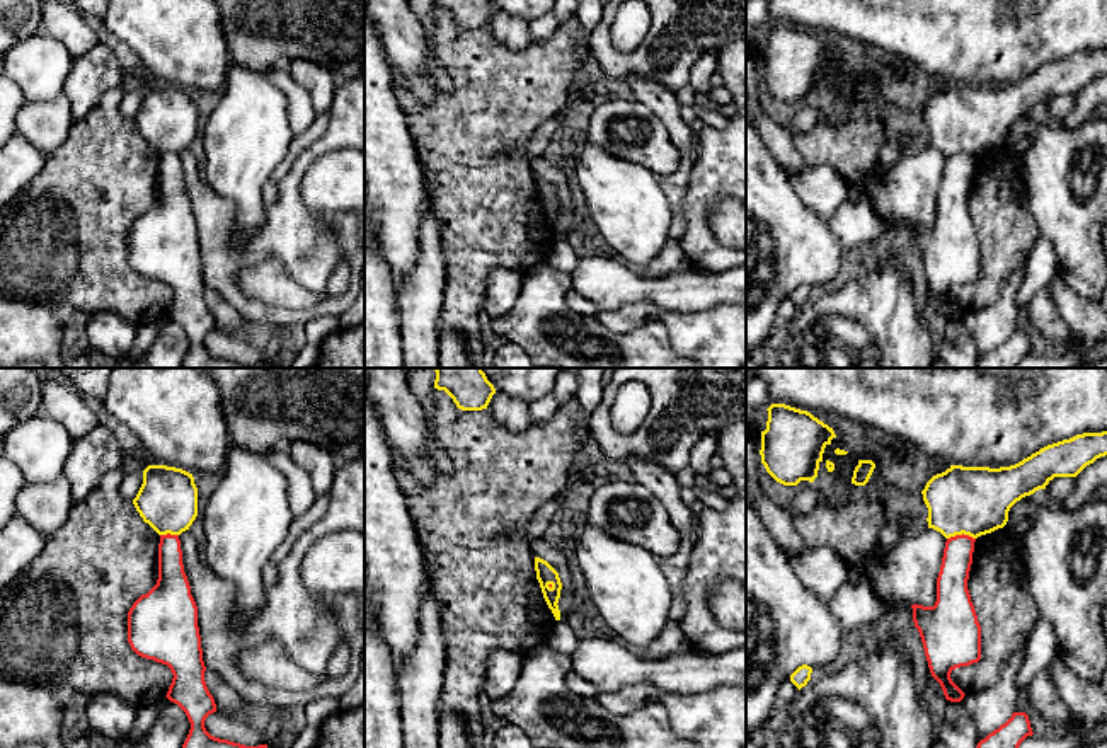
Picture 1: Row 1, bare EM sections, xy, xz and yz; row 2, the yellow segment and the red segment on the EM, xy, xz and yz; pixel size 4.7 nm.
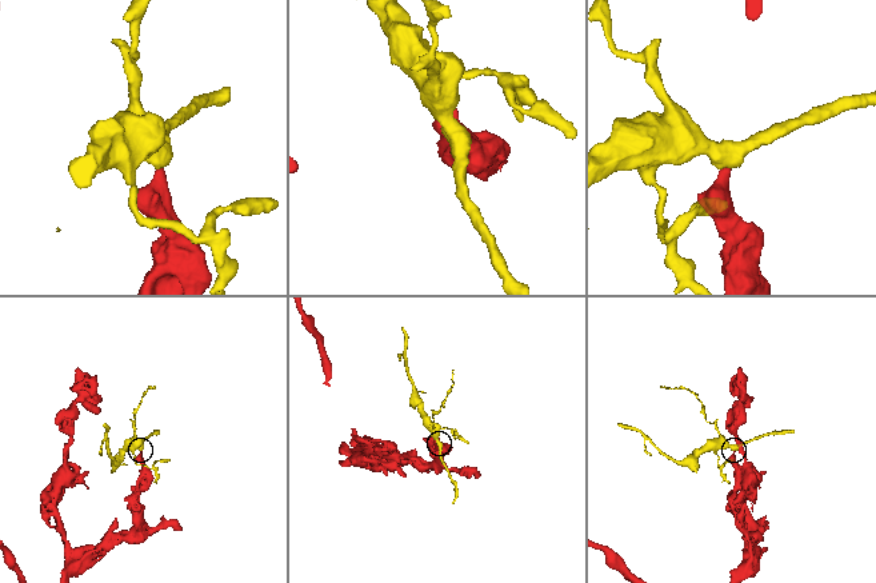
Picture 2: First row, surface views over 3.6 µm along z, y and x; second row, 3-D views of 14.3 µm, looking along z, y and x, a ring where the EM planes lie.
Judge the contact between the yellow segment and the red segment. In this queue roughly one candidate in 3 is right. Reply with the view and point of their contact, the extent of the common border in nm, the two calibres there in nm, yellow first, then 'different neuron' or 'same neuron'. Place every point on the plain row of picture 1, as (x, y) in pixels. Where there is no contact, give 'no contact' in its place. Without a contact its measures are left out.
yz (961, 152) | 140 nm | 320/140 nm | different neuron

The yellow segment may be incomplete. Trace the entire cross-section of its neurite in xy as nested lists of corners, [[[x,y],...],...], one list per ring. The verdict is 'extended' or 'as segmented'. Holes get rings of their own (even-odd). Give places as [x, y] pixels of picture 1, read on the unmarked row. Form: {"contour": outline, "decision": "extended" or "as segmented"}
{"contour": [[[148,83],[133,123],[158,153],[181,153],[198,135],[194,95],[182,87]]], "decision": "as segmented"}

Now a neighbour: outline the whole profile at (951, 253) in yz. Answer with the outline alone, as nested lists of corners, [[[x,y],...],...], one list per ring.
[[[964,152],[947,157],[935,223],[911,223],[930,291],[950,320],[961,320],[966,314],[950,291],[981,278],[981,244],[967,208],[974,160]]]

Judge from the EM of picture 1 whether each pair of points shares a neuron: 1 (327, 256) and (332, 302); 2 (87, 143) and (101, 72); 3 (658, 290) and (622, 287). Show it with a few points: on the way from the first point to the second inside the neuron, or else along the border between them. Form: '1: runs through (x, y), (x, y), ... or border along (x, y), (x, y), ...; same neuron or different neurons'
1: runs through (321, 268), (321, 292); same neuron
2: border along (126, 86), (109, 89), (75, 120); different neurons
3: runs through (649, 290), (630, 288); same neuron

